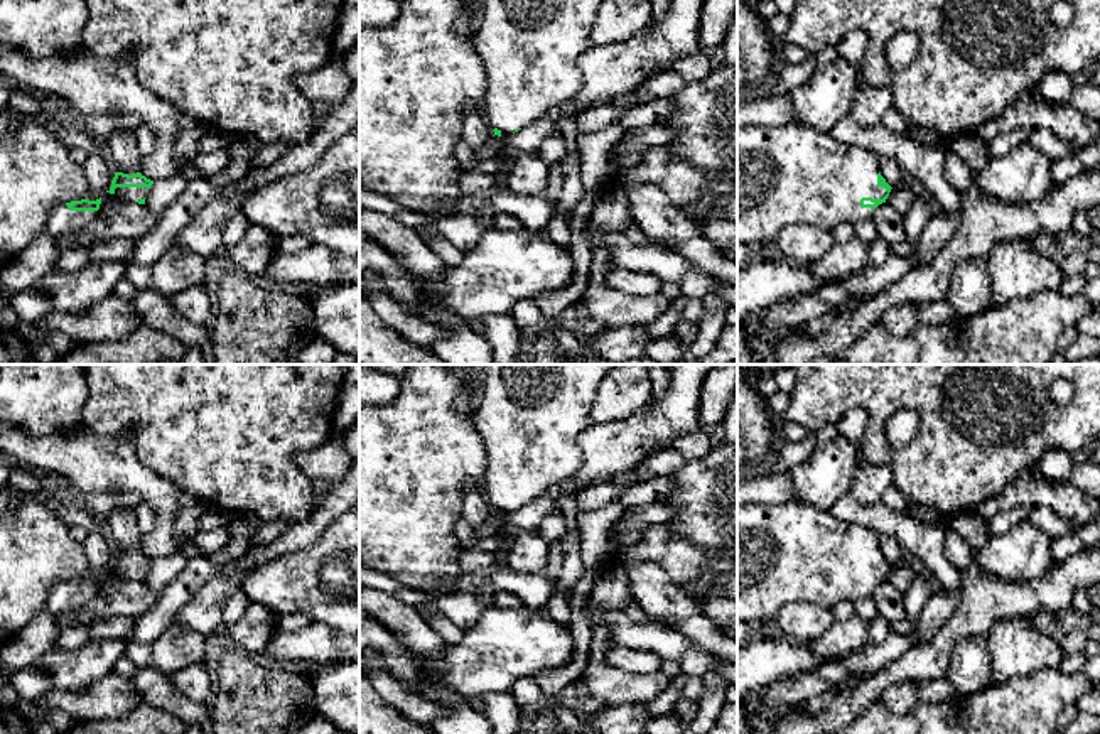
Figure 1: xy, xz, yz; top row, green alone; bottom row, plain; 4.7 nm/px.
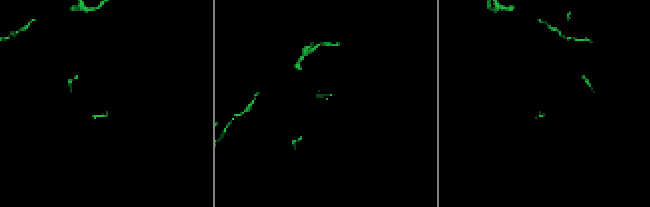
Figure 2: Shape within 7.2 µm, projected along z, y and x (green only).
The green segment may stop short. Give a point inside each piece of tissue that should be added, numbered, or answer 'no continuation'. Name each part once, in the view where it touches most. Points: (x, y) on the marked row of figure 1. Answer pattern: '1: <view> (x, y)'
1: yz (795, 174)

